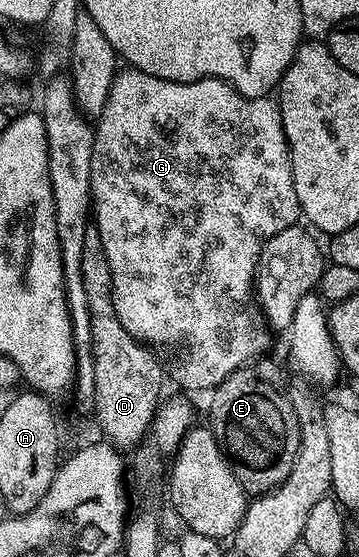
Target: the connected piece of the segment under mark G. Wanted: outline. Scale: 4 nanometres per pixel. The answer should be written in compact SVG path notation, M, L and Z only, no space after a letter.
M133 67L115 72L104 111L96 121L90 195L92 223L100 235L100 243L104 243L104 255L108 255L108 267L112 271L112 299L116 315L120 323L124 323L124 331L131 333L142 344L149 345L158 354L164 362L169 380L171 377L186 389L210 391L228 379L232 371L265 354L262 352L269 347L272 333L260 324L260 313L256 308L258 260L262 257L262 249L273 237L300 221L296 187L292 183L290 148L284 135L284 123L277 100L269 96L245 97L215 77L205 77L199 81L165 81Z

